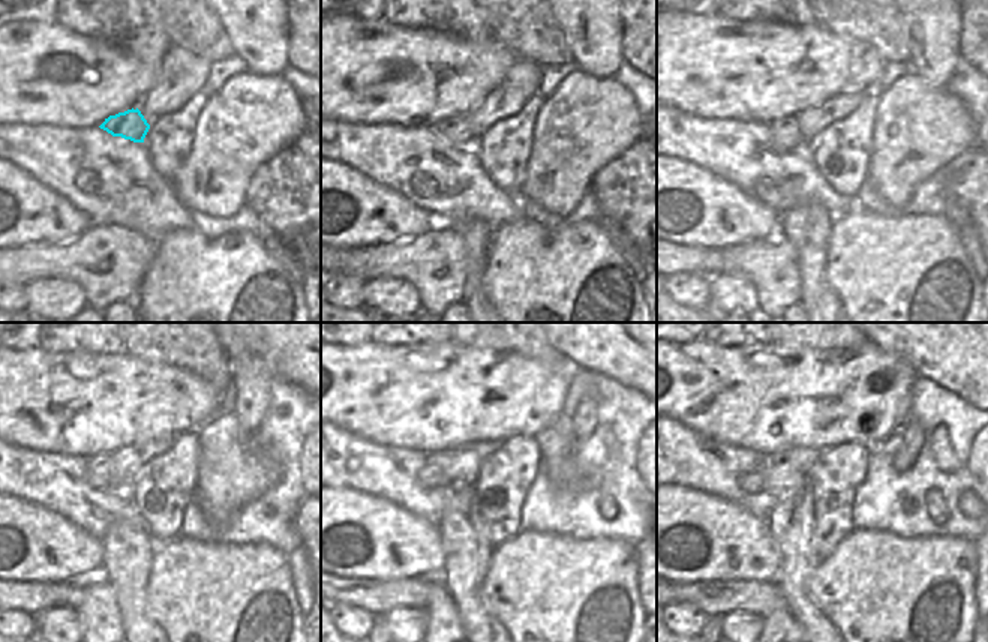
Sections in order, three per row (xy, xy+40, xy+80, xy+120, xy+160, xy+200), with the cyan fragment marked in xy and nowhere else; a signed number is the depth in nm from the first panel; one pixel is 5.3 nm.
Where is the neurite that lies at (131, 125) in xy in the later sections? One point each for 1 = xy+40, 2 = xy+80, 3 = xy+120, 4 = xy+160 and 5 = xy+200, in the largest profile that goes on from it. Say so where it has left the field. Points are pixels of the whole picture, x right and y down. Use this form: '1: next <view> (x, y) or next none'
1: next xy+40 (456, 129)
2: next xy+80 (784, 132)
3: next xy+120 (99, 468)
4: next xy+160 (431, 476)
5: next xy+200 (750, 482)

